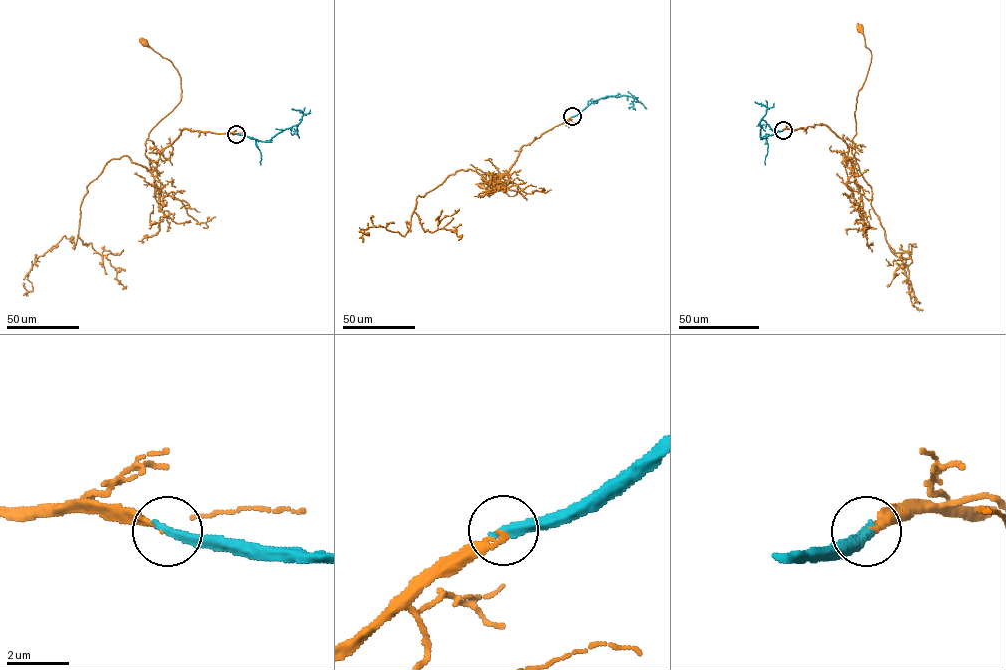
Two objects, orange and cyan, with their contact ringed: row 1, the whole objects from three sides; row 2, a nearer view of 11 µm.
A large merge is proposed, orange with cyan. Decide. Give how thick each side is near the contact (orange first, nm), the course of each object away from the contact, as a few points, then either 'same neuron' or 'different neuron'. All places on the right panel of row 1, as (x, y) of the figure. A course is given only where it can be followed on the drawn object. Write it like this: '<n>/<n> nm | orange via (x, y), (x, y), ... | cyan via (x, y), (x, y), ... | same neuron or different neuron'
190/320 nm | orange via (783, 130), (826, 125), (846, 143), (854, 172), (857, 96), (871, 59), (859, 28) | cyan via (783, 130), (760, 137), (759, 123), (766, 108), (755, 101) | same neuron

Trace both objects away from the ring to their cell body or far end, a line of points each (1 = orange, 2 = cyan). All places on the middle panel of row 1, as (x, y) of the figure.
1: (572, 116), (524, 145), (508, 171), (485, 182), (481, 178), (514, 183), (514, 196), (481, 185)
2: (572, 116), (605, 96), (626, 95), (639, 102), (628, 91)

